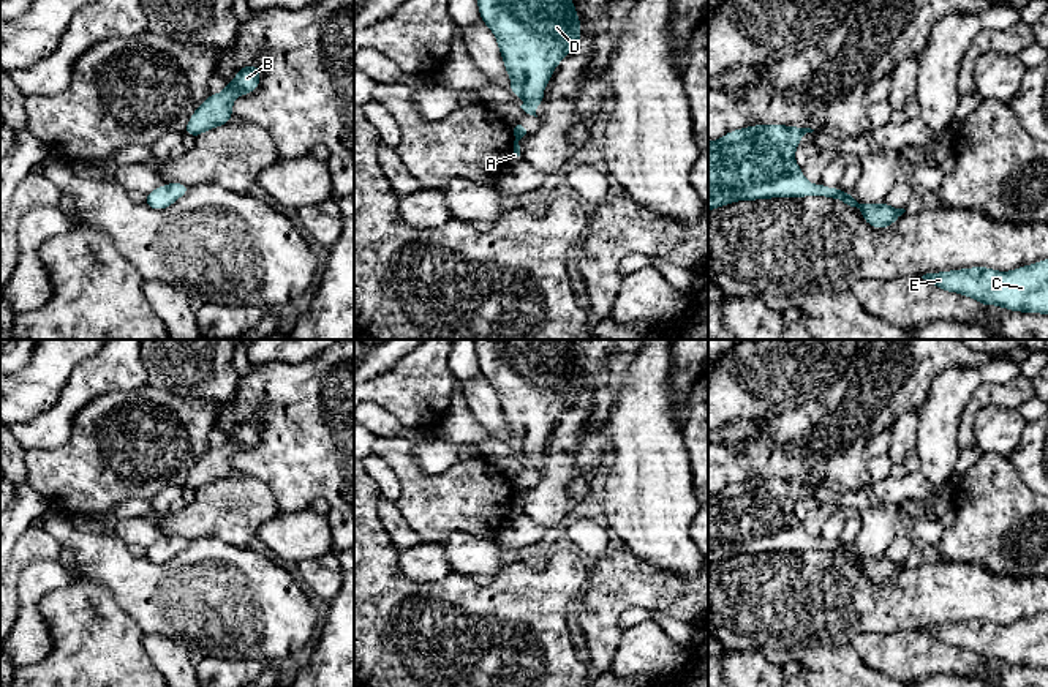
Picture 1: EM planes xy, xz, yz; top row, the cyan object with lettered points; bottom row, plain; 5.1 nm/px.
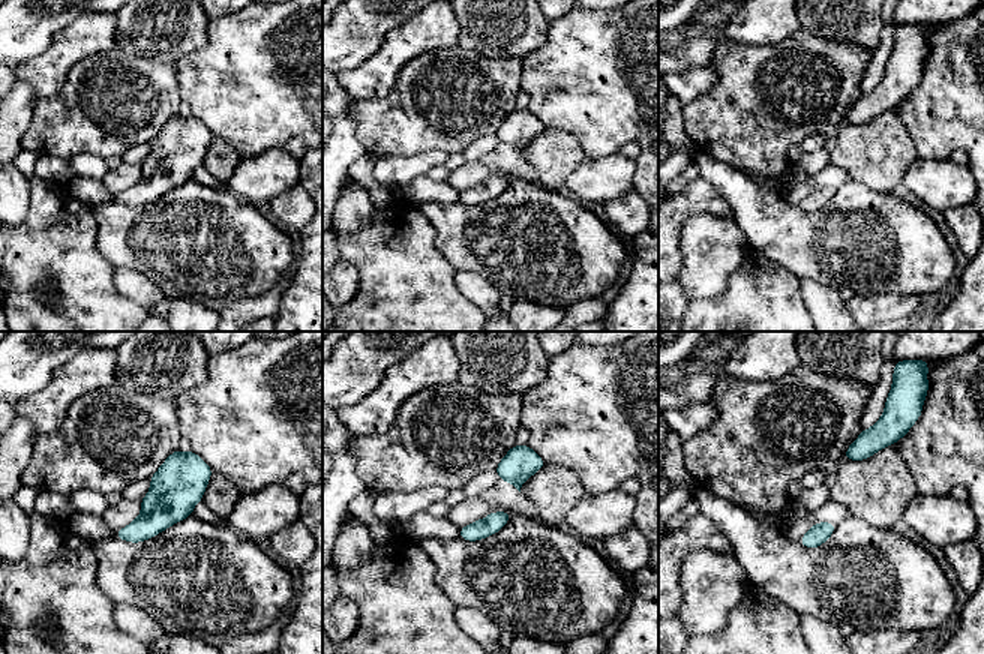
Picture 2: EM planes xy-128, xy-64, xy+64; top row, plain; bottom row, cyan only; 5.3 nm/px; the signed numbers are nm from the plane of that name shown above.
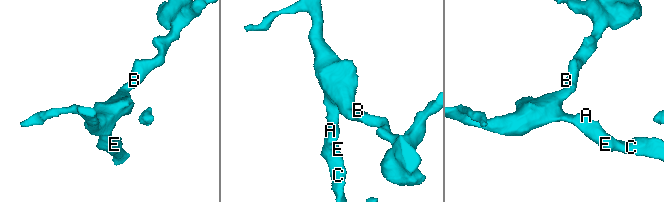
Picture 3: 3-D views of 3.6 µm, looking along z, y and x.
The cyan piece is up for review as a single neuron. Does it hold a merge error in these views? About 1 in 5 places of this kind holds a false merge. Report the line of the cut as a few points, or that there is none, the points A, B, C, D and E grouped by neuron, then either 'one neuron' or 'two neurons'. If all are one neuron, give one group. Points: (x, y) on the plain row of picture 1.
cut none; groups A B C D E; one neuron

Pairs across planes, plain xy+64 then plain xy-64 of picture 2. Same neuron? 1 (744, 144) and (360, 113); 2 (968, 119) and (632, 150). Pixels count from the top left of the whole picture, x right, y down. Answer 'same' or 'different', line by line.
1: same
2: different

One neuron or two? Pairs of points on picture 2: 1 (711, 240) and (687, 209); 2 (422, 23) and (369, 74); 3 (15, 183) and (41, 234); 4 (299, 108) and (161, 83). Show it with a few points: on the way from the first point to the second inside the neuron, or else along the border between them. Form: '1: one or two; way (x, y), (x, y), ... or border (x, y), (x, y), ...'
1: two; border (699, 212), (684, 222), (680, 248)
2: one; way (410, 36), (383, 63)
3: two; border (29, 180), (29, 209), (24, 219), (15, 225)
4: two; border (174, 63), (179, 98), (182, 101)

